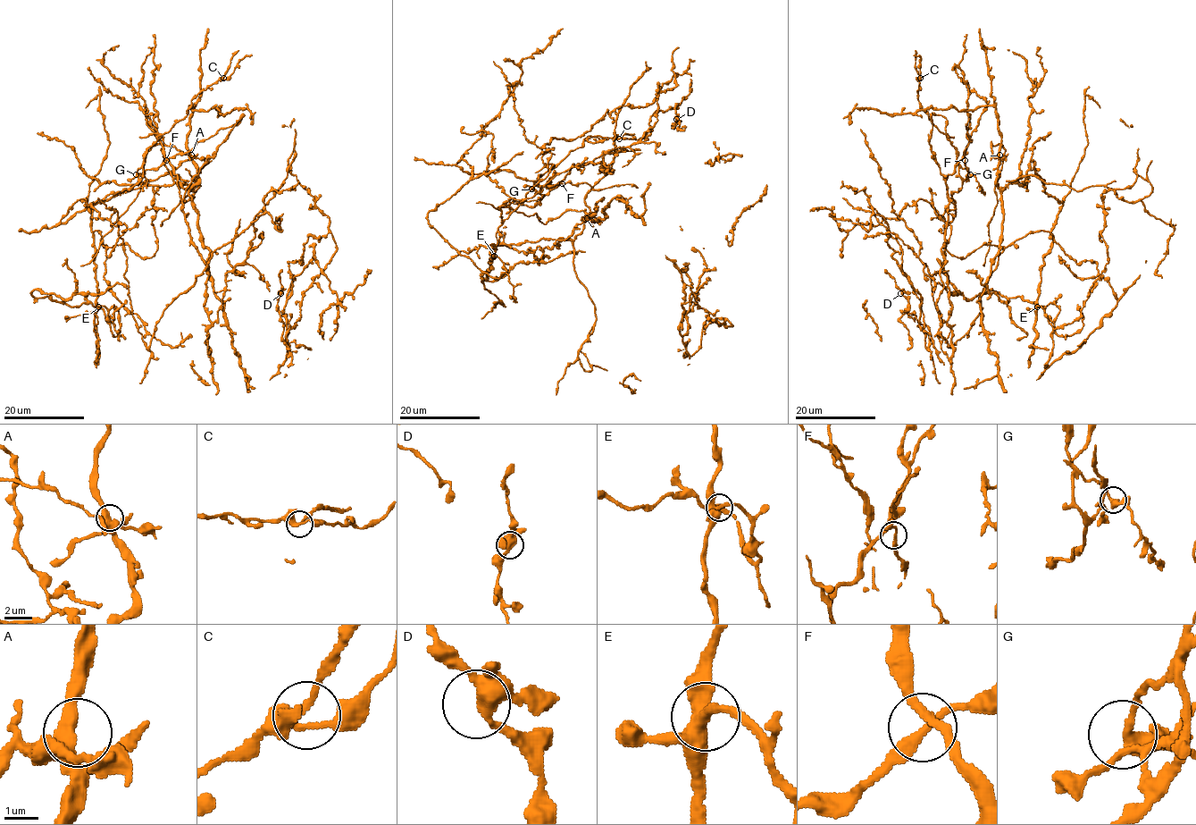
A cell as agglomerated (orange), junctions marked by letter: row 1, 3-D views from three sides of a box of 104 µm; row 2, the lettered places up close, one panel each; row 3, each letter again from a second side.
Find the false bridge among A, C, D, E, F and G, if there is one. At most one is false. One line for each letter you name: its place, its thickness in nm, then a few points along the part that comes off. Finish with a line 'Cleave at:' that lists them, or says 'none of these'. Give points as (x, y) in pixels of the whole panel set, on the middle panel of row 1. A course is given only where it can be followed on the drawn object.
E: Place: (494, 256). Thickness 320 nm. Course of the part to remove: (494, 256), (505, 272), (497, 278), (460, 255), (431, 226), (427, 213), (472, 179), (523, 152)
Cleave at: E

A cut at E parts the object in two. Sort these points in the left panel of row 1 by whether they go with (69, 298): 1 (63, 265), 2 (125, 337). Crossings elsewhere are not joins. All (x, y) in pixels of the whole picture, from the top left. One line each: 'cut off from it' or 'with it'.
1: with it
2: with it

